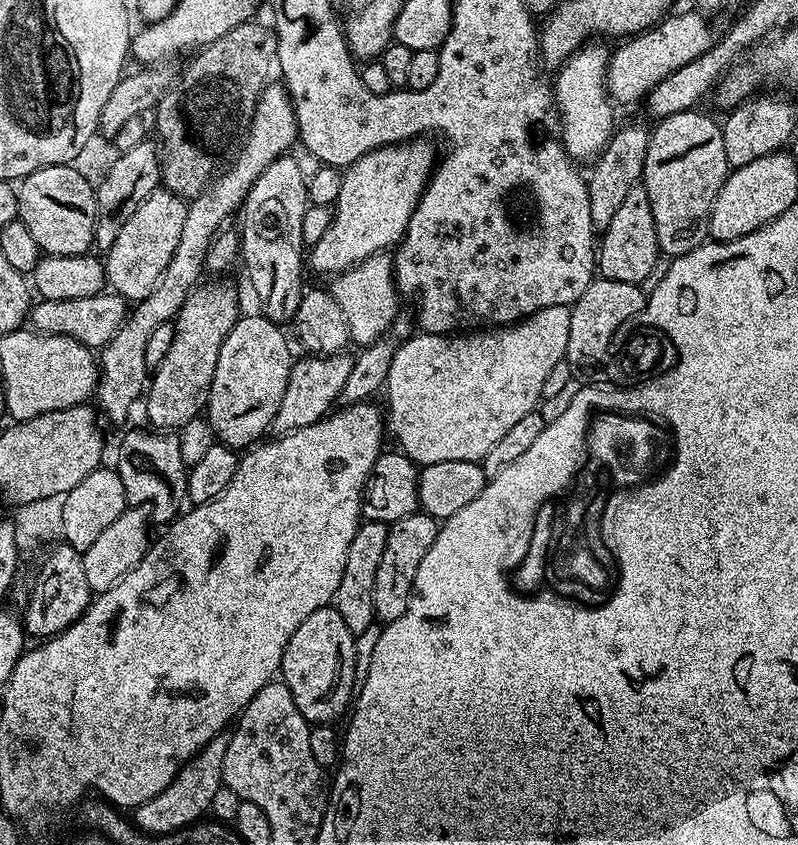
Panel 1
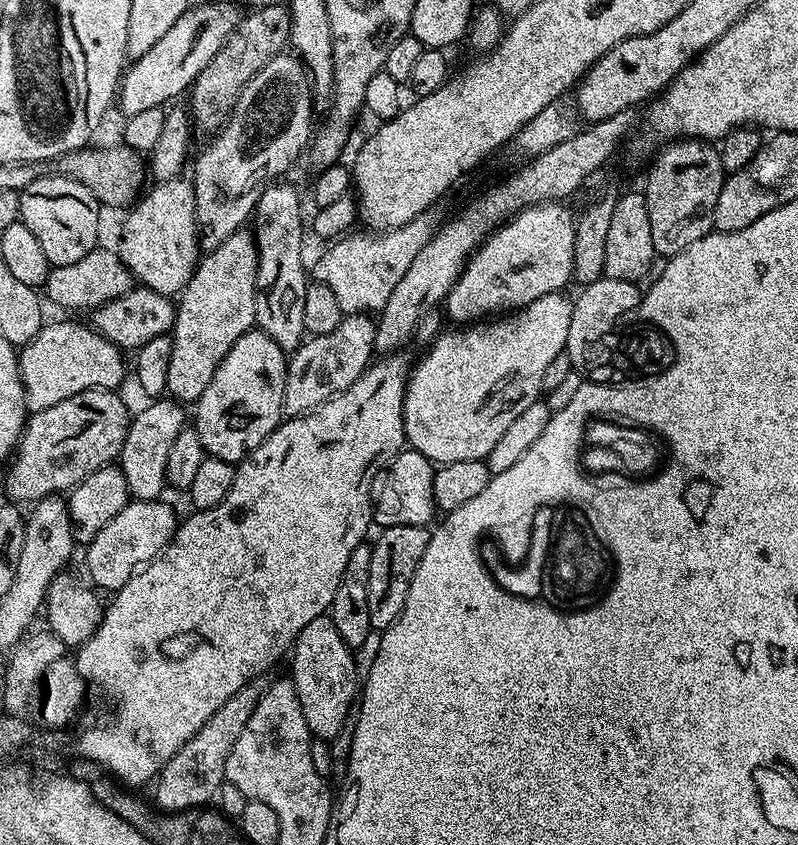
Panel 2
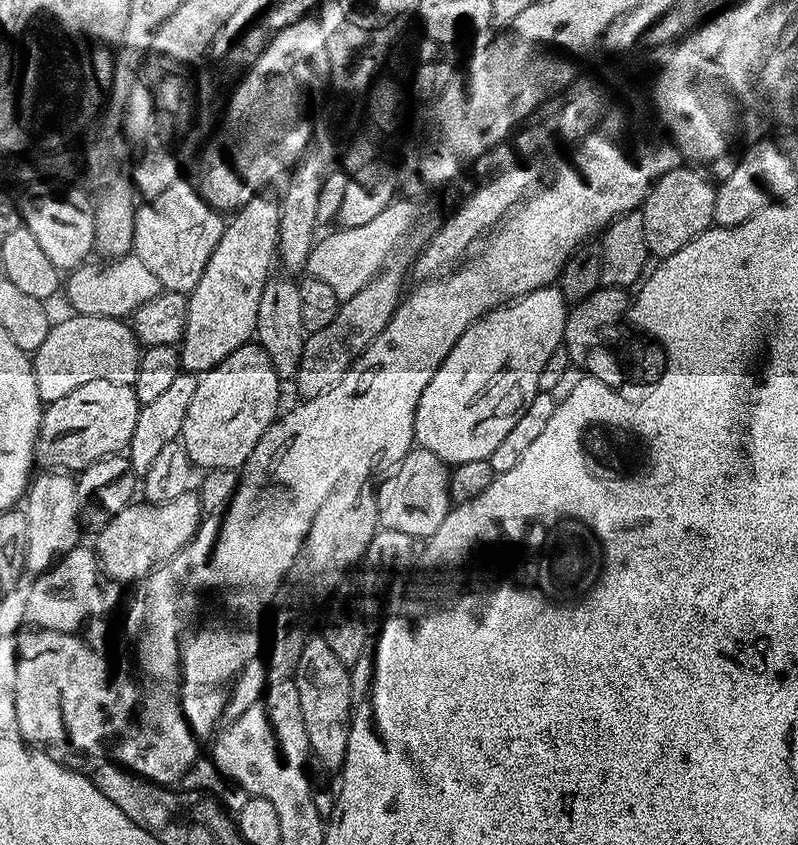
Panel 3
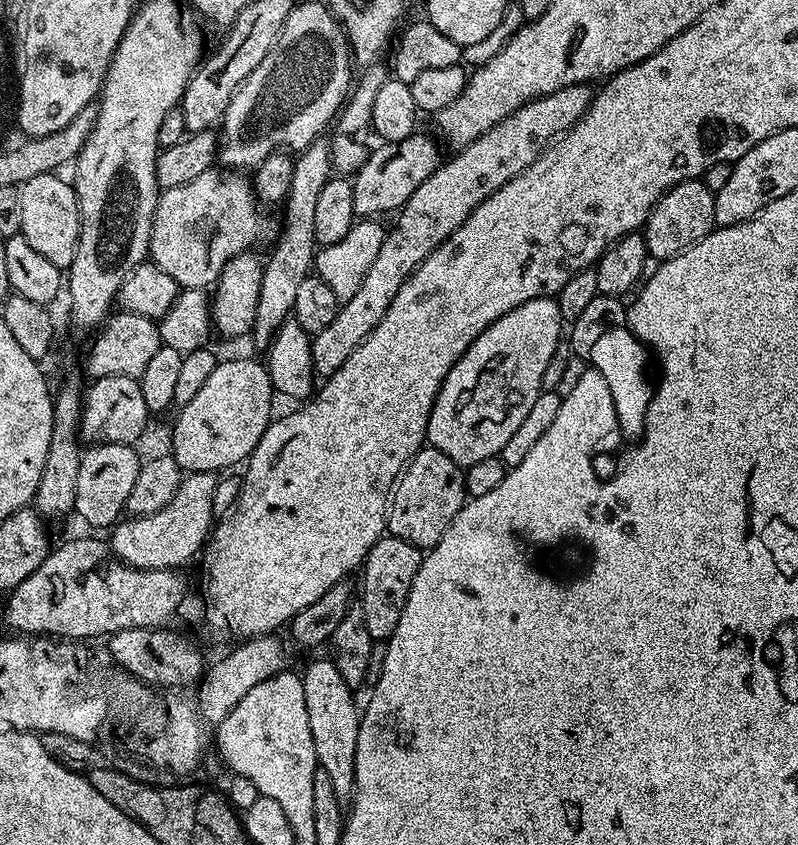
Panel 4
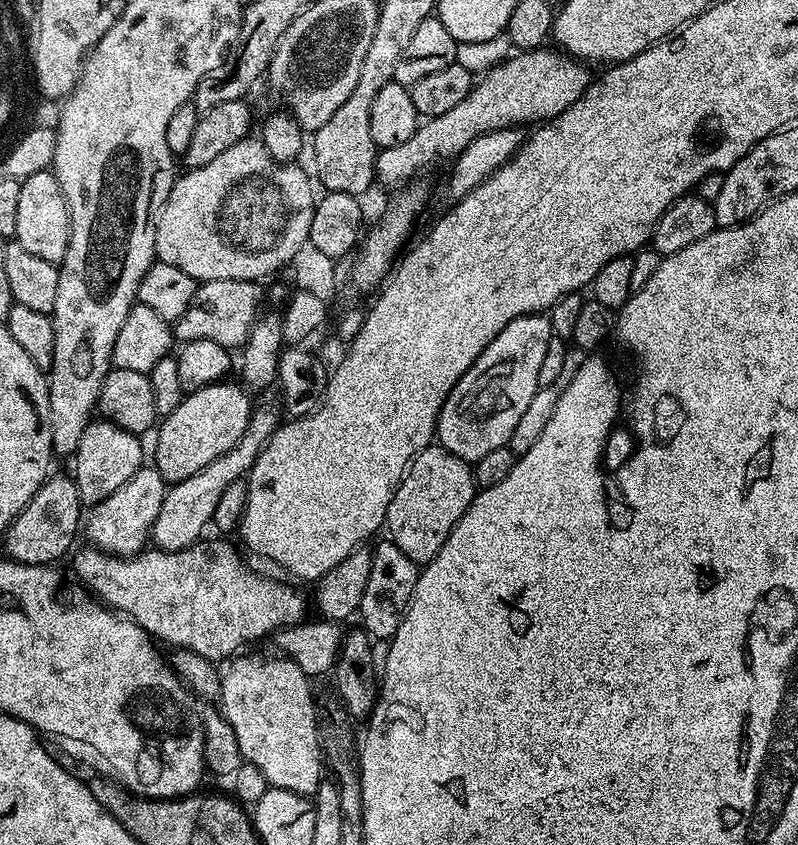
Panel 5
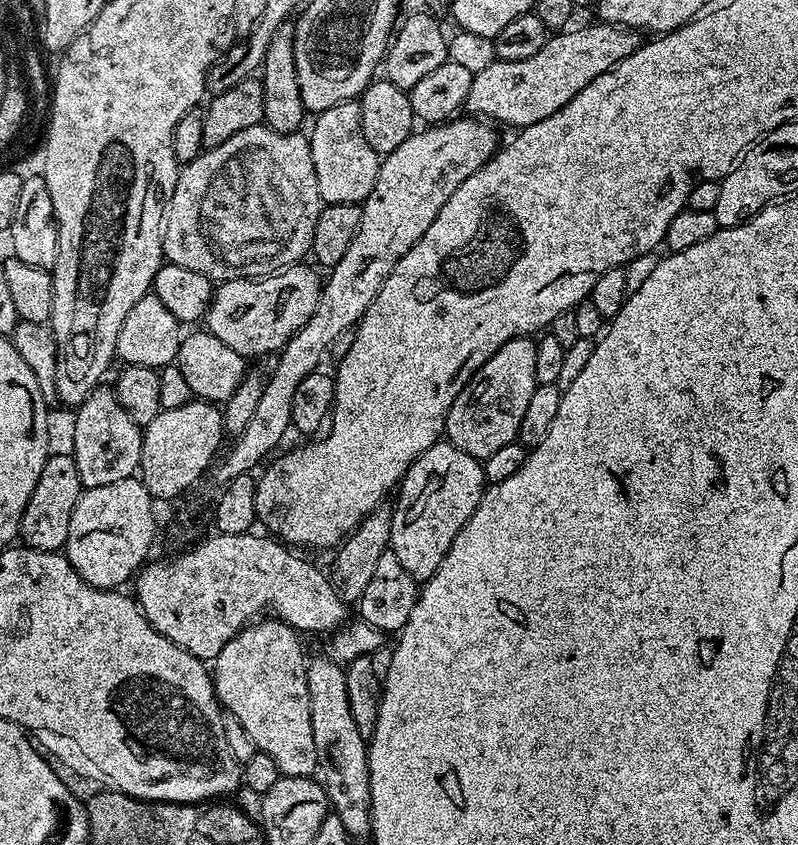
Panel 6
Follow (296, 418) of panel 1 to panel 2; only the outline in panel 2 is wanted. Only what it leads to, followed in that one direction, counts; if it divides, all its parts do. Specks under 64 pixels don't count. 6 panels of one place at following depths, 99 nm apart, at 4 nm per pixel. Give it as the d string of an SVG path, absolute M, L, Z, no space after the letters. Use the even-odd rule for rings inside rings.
M348 314L329 333L309 335L288 356L284 410L289 417L303 416L332 396L338 396L367 370L374 360L376 321L368 314Z

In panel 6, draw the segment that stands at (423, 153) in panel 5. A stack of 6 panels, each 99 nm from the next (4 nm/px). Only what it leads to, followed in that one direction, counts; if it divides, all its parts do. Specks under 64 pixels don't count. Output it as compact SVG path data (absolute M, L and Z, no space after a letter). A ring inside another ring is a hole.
M595 23L549 35L542 50L538 50L538 54L530 54L530 58L522 58L522 62L493 59L492 64L485 68L477 67L464 108L473 117L497 125L509 124L512 130L534 126L534 122L542 122L542 118L558 114L558 110L562 110L574 94L582 94L582 90L586 90L598 74L606 74L606 70L634 54L634 50L641 46L642 37L637 29L625 28L622 24Z

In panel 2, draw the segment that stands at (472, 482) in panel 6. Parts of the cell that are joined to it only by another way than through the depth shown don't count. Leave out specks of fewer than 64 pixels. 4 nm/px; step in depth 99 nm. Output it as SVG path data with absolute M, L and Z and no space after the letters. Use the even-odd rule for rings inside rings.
M401 450L392 459L383 475L375 481L372 520L380 523L381 529L390 526L431 525L438 516L438 509L434 502L435 473L436 468L432 461L426 459L421 452Z

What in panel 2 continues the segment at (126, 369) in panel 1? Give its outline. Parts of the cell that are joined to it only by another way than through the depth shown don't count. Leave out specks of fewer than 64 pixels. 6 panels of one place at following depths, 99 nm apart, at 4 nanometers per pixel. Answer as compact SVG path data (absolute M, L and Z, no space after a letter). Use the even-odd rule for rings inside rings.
M281 54L274 57L270 62L266 62L266 66L262 66L262 70L258 70L258 74L254 74L254 78L250 78L250 82L242 90L242 94L238 98L234 110L228 115L228 121L224 123L223 128L215 133L214 139L216 139L216 141L197 158L196 169L190 173L194 198L196 199L196 226L200 234L200 246L205 253L212 252L223 240L230 238L230 234L241 231L241 229L247 225L244 224L247 220L249 223L250 217L255 213L258 198L264 193L264 189L267 188L269 184L279 181L281 177L283 177L280 175L282 175L299 156L302 156L305 149L309 147L310 137L314 132L314 120L312 124L312 100L314 101L314 89L308 74L308 69L304 67L303 63L301 63L295 55Z

